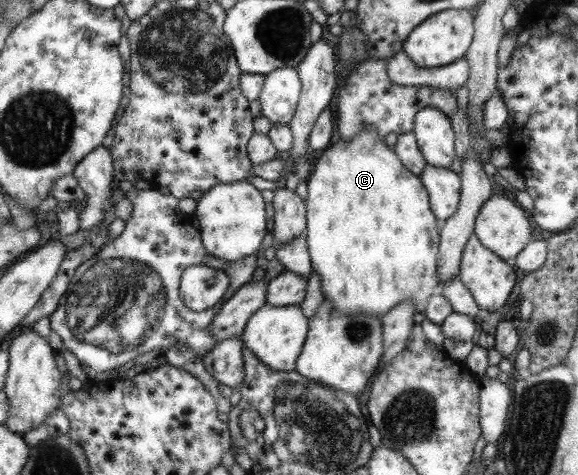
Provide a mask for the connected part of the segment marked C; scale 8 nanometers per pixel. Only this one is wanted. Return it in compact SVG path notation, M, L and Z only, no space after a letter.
M372 128L364 130L364 132L358 134L353 140L339 139L335 144L331 144L327 149L324 149L323 155L320 155L321 158L317 160L313 174L309 175L306 180L309 196L307 196L307 200L304 202L307 208L307 227L305 233L307 247L312 270L320 276L324 299L333 302L339 313L345 313L345 315L361 315L361 313L365 313L365 315L379 318L407 300L413 301L418 309L425 307L431 294L434 294L433 288L439 286L437 254L440 254L440 247L437 217L432 212L428 190L425 189L421 178L405 169L403 162L397 157L391 143L385 143L385 141L380 140L379 132L375 132Z

